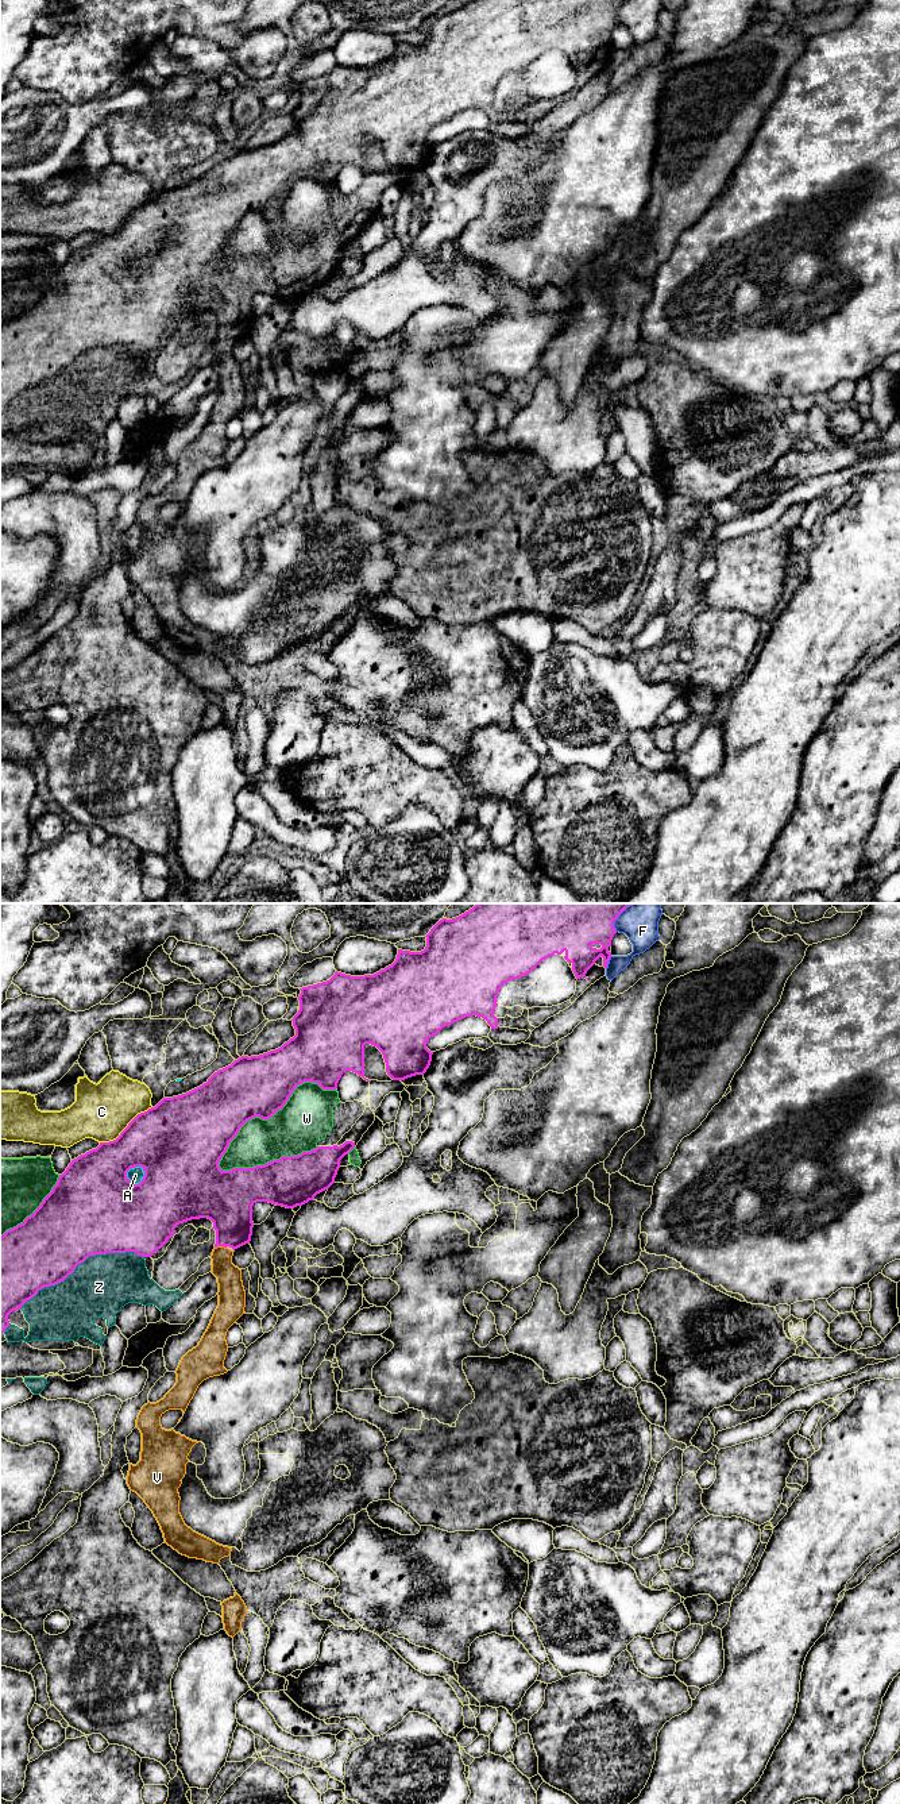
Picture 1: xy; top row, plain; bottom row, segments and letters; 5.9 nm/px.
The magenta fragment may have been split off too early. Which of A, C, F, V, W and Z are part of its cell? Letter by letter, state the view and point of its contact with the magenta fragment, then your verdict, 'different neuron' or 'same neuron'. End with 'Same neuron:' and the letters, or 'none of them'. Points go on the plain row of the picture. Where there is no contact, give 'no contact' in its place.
A: contact xy (145, 266); different neuron
C: contact xy (126, 220); different neuron
F: contact xy (607, 56); different neuron
V: contact xy (220, 338); same neuron
W: contact xy (270, 209); different neuron
Z: contact xy (80, 355); same neuron
Same neuron: V, Z

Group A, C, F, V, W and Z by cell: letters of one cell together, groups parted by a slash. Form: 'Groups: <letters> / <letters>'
Groups: A / C / F / V Z / W

